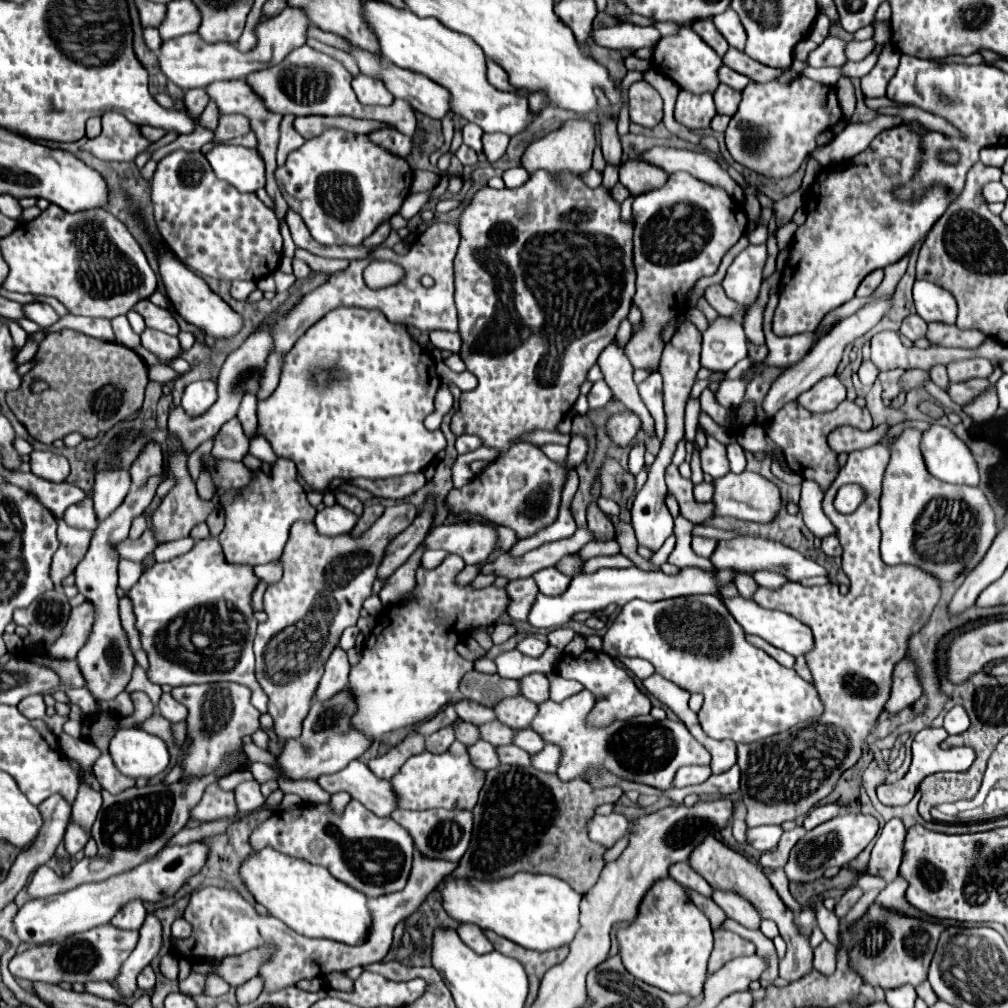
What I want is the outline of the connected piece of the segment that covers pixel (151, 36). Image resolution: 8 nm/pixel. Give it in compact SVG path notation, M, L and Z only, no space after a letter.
M144 28L142 36L144 36L146 46L148 46L152 52L158 52L158 48L160 48L160 44L162 44L162 38L160 38L158 30L156 30L156 28Z

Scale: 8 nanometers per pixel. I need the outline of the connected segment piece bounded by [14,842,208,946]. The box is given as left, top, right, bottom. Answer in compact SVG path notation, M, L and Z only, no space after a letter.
M192 842L188 846L166 846L164 852L148 858L140 866L112 876L104 882L92 882L92 884L80 884L74 890L66 894L48 896L42 900L26 902L18 914L14 916L14 930L24 944L46 944L46 942L60 942L76 932L82 932L86 928L94 928L98 924L108 924L110 918L116 914L120 906L130 902L132 898L140 898L142 902L160 902L172 894L178 892L178 888L196 874L208 856L208 846L202 842Z

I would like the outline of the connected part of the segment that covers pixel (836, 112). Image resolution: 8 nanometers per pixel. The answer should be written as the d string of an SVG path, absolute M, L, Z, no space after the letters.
M798 76L788 84L778 80L766 84L748 84L742 92L738 112L726 130L726 146L732 158L768 178L788 178L818 148L816 138L832 130L842 120L842 108L834 86L820 84L806 76Z

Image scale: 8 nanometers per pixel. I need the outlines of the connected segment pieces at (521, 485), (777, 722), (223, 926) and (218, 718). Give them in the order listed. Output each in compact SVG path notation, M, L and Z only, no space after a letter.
M520 442L514 444L504 456L498 456L482 474L474 476L468 486L462 490L452 490L446 502L448 508L458 516L480 518L496 526L508 526L518 534L518 538L526 538L556 520L564 480L564 466L552 462L540 448Z
M712 594L664 602L628 602L604 636L604 652L612 658L644 658L656 668L656 674L690 694L702 694L704 704L698 720L714 740L756 742L824 712L816 688L802 680L796 670L780 666L764 650L748 644L726 604Z
M416 850L414 852L414 866L412 866L406 888L400 890L400 892L384 894L380 898L370 898L368 906L372 910L374 922L372 922L370 936L362 946L346 946L346 944L326 940L326 938L300 936L292 928L284 926L278 918L274 918L270 914L266 914L266 916L258 914L254 910L254 906L248 900L244 900L236 890L206 886L206 888L192 894L188 908L184 910L184 918L194 928L192 938L178 940L174 944L174 948L176 948L176 954L186 956L186 958L206 958L206 956L220 958L220 956L244 954L252 948L274 942L278 946L276 956L272 956L272 960L260 968L260 976L264 978L264 988L266 990L280 990L280 988L286 988L286 986L294 986L298 980L322 976L322 974L328 974L328 972L334 972L334 970L346 972L354 966L366 966L366 964L372 964L372 962L382 962L384 956L390 950L394 926L400 920L408 918L412 912L416 912L416 908L424 902L424 896L430 894L436 888L436 884L444 876L448 876L456 866L458 866L456 862L424 858Z
M220 682L220 684L192 684L178 686L170 692L178 702L188 708L188 734L190 748L184 756L184 776L196 774L202 776L220 766L224 754L232 750L240 750L242 736L252 734L260 728L260 712L250 704L252 690L248 686L236 682Z

